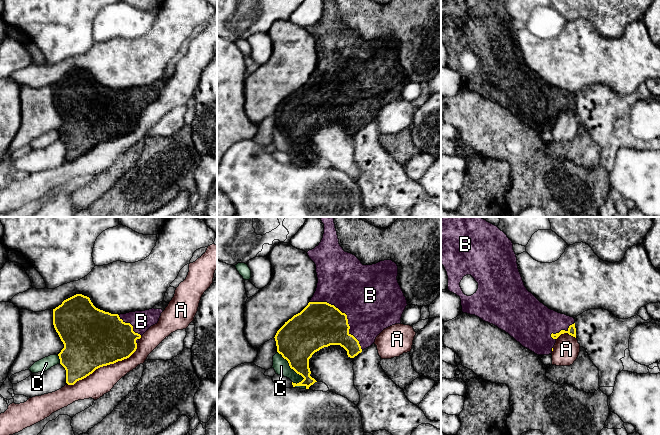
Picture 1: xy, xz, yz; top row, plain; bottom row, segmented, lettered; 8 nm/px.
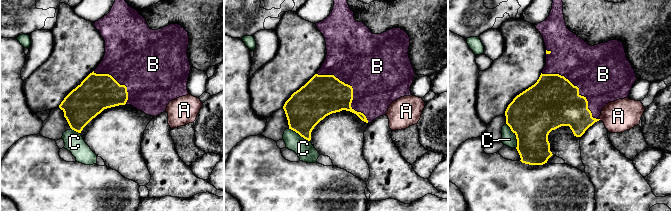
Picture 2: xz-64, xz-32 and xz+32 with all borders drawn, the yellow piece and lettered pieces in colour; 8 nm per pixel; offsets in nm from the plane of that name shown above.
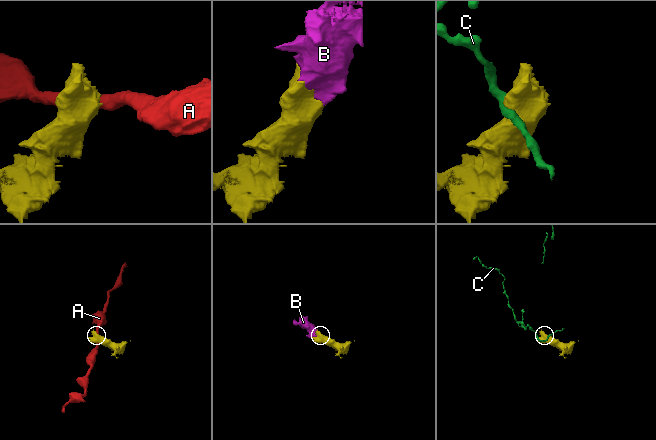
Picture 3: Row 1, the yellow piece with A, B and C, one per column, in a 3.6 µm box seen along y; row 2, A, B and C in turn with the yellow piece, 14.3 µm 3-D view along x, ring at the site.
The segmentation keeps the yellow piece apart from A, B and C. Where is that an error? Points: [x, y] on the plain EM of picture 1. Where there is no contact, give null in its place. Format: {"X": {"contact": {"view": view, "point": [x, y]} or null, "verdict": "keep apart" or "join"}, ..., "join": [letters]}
{"A": {"contact": {"view": "xy", "point": [104, 141]}, "verdict": "keep apart"}, "B": {"contact": {"view": "xz", "point": [345, 90]}, "verdict": "join"}, "C": {"contact": {"view": "xz", "point": [298, 149]}, "verdict": "keep apart"}, "join": ["B"]}

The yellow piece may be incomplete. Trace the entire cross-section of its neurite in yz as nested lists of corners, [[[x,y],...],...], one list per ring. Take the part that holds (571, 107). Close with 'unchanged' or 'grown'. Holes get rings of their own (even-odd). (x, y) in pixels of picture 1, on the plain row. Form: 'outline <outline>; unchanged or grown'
outline [[[441,0],[441,40],[448,52],[448,65],[461,75],[462,88],[475,91],[508,109],[537,131],[552,130],[556,115],[564,109],[576,114],[575,95],[549,85],[527,66],[518,45],[513,19],[493,0]]]; grown

